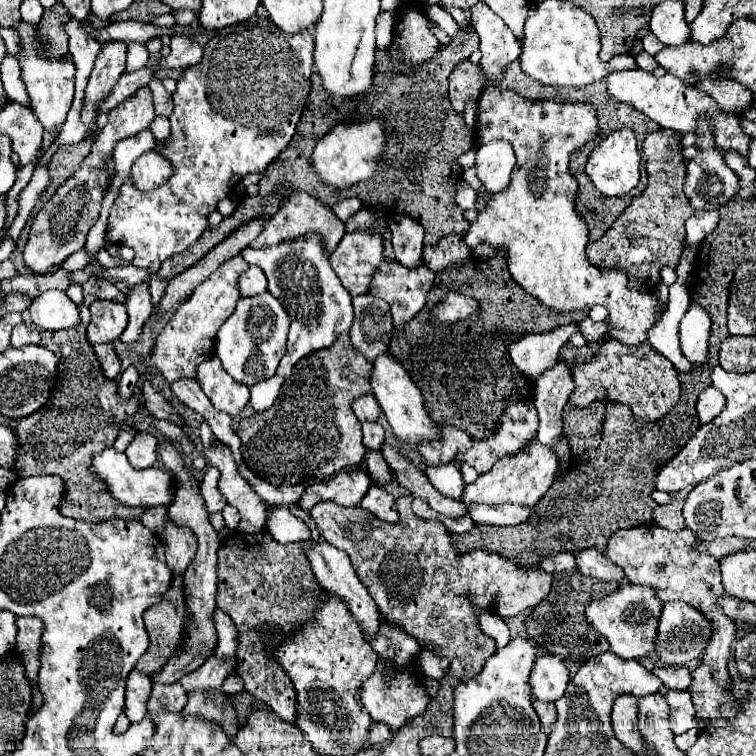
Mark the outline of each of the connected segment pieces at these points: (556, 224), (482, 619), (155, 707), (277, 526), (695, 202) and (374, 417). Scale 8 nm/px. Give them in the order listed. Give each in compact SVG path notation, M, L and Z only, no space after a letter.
M490 89L486 97L480 101L478 113L478 133L480 143L488 143L494 139L504 139L514 147L516 153L516 167L512 171L510 185L506 191L496 193L486 209L478 215L478 219L470 225L470 231L462 237L468 249L474 253L480 245L506 245L508 247L508 267L518 285L522 285L532 297L536 297L546 309L556 313L568 311L582 311L592 309L594 305L604 305L608 309L608 335L616 341L626 345L640 345L646 341L646 331L656 323L656 299L654 295L632 291L628 287L628 275L620 269L600 269L590 265L586 259L586 245L588 245L588 229L586 223L574 211L574 199L578 191L576 179L568 171L570 153L584 147L596 133L596 111L586 103L530 103L524 97L510 89Z
M480 609L478 613L478 623L480 623L480 629L484 633L488 633L494 641L496 641L496 647L504 647L508 641L510 641L510 631L506 627L506 623L496 615L496 613L486 613Z
M174 683L174 685L154 685L150 701L148 701L148 711L150 711L152 717L162 713L162 711L180 713L184 709L186 701L188 701L188 695L178 683Z
M280 507L268 519L268 531L276 541L287 544L302 542L310 539L310 527L290 513L290 509Z
M702 115L698 119L698 147L702 147L702 155L694 157L688 165L686 165L686 183L684 183L684 195L688 197L690 205L694 211L712 211L712 209L722 209L730 199L734 199L738 187L740 187L740 179L738 175L724 163L722 155L718 153L718 147L712 141L712 123Z
M364 395L364 397L356 399L352 409L354 409L354 413L360 421L378 421L378 417L382 413L382 409L380 409L378 401L374 399L374 395Z

